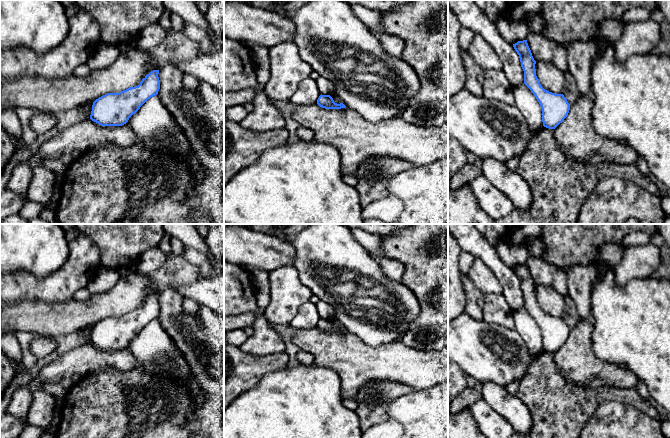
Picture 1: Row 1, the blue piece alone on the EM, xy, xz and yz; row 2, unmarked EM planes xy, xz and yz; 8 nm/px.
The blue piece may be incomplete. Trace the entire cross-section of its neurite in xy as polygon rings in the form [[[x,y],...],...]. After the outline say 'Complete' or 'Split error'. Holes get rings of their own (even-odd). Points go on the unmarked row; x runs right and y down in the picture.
[[[159,294],[146,299],[140,308],[119,317],[107,317],[93,326],[90,343],[101,350],[122,350],[160,313]]]. Complete

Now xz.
[[[320,319],[317,328],[325,333],[341,333],[346,330],[343,327],[337,328],[330,319]]]. Complete

